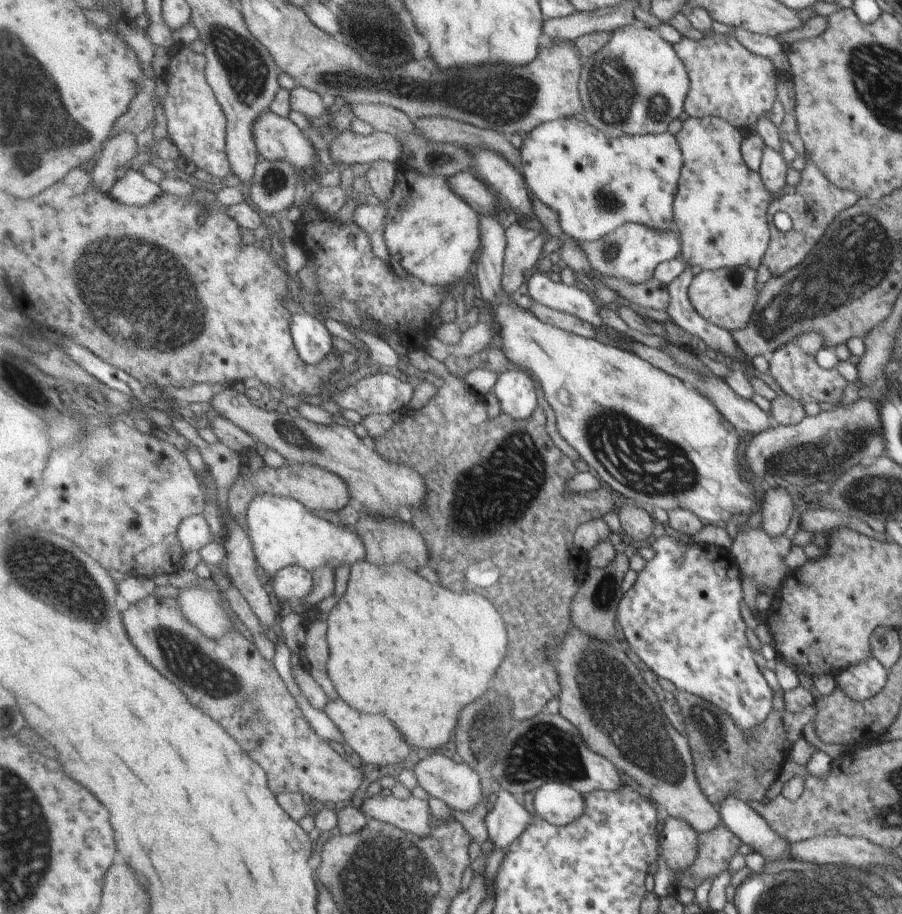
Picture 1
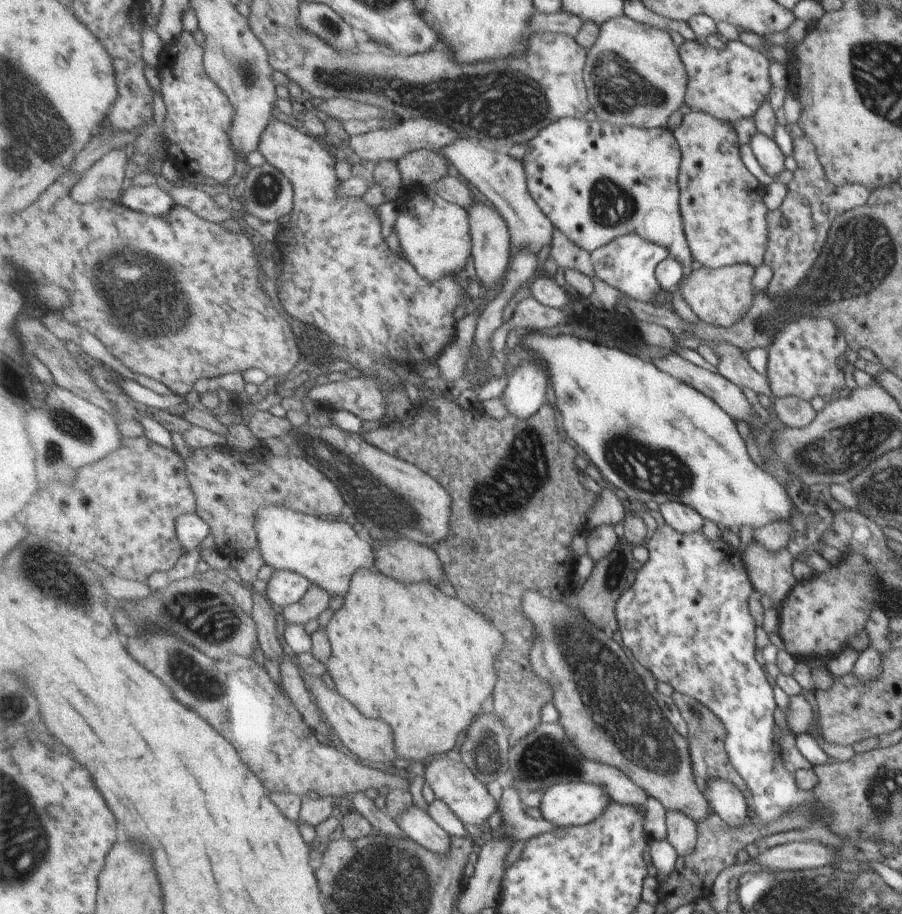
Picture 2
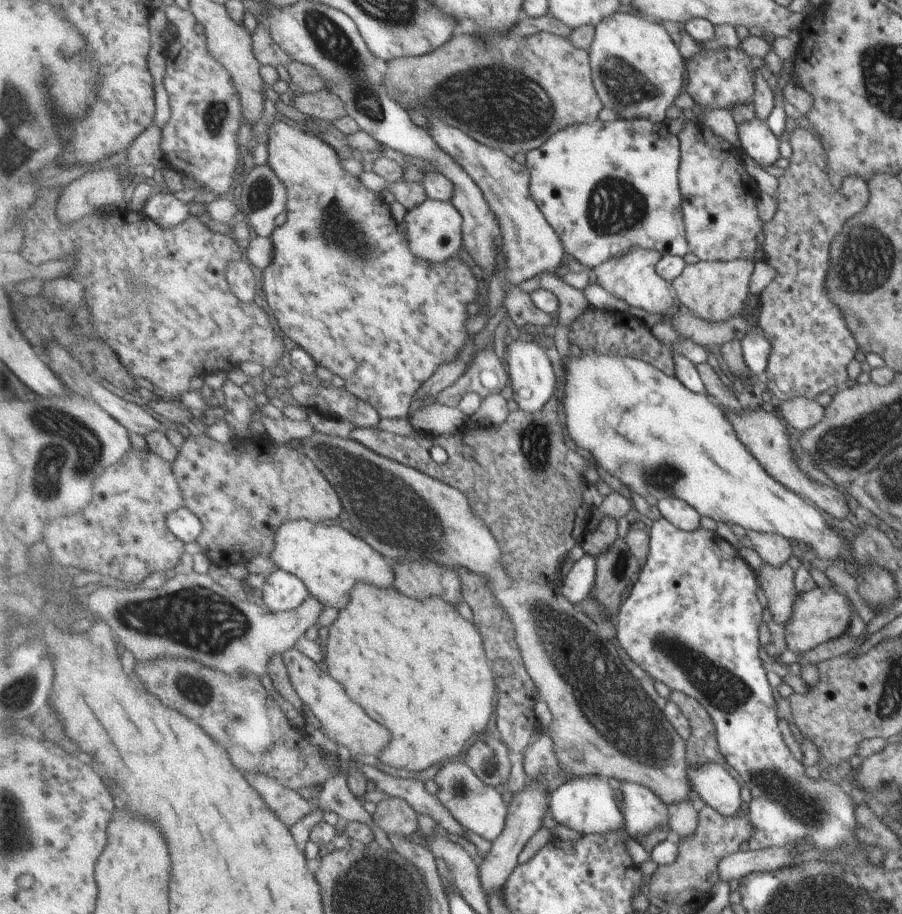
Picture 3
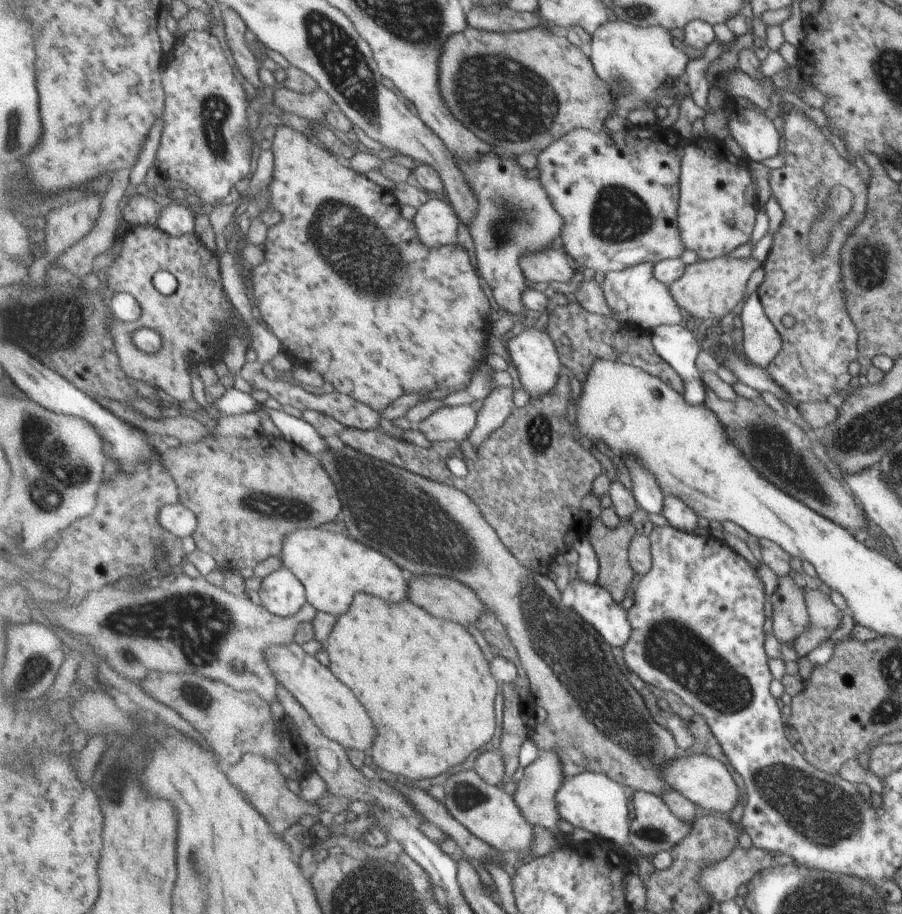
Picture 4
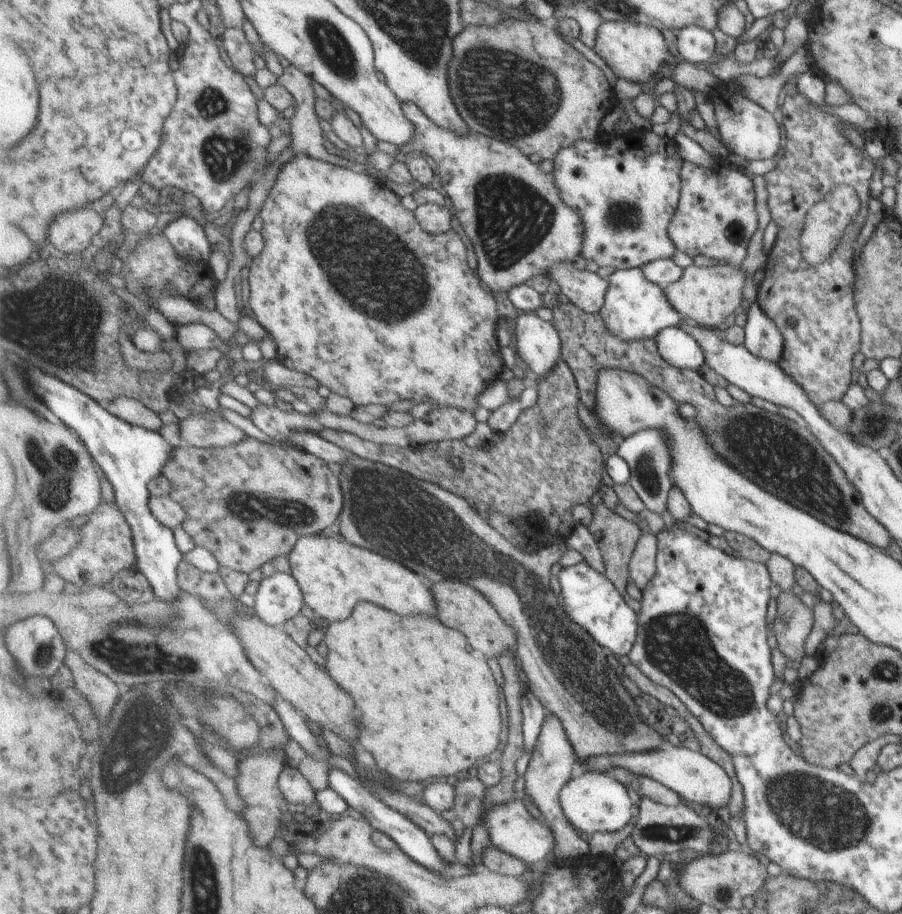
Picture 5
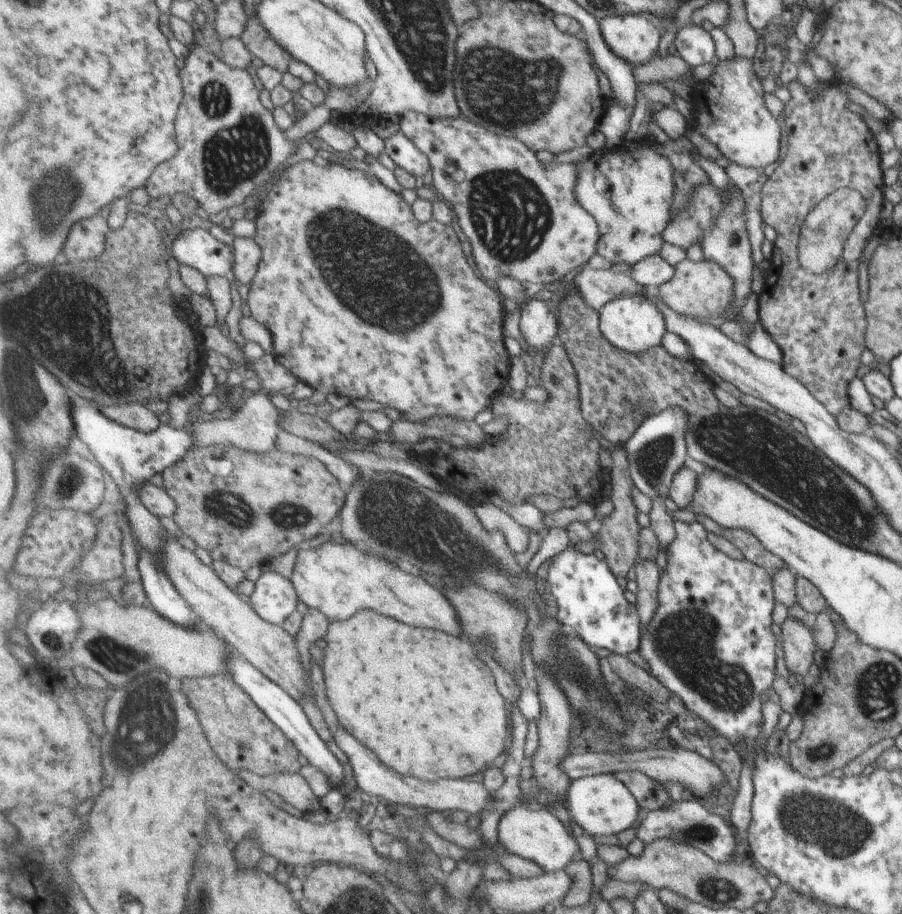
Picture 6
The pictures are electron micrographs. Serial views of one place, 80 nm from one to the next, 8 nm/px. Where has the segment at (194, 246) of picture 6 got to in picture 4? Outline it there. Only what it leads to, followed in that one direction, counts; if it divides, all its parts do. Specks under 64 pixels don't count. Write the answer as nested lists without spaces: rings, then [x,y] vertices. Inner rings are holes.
[[[176,201],[162,203],[158,212],[157,227],[171,236],[181,236],[195,232],[195,217],[192,207],[182,206]]]

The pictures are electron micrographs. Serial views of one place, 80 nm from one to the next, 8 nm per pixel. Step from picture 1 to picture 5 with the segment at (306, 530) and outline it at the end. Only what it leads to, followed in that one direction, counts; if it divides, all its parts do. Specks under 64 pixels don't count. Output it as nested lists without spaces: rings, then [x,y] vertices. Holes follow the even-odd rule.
[[[306,536],[295,543],[287,558],[290,562],[292,575],[300,582],[303,589],[306,604],[316,612],[318,617],[329,624],[349,618],[359,603],[367,601],[389,608],[389,610],[395,610],[399,614],[423,612],[424,615],[438,618],[437,597],[430,591],[428,578],[424,578],[421,574],[412,571],[391,557],[360,547],[351,541],[343,542],[343,540],[329,536]]]

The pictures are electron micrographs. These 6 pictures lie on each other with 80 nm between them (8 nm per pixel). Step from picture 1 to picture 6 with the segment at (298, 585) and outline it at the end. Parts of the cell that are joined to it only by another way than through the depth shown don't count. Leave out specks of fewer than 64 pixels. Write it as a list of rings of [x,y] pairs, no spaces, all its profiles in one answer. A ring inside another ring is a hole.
[[[275,571],[263,573],[247,601],[267,622],[281,625],[299,606],[297,589],[291,579]]]

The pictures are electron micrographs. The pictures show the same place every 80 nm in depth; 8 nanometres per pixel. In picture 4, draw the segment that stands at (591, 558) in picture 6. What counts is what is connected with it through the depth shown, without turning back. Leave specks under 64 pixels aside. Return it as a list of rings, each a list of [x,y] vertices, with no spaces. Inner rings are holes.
[[[573,564],[569,570],[571,577],[566,595],[570,608],[575,608],[609,644],[623,649],[632,633],[628,610],[617,604],[613,595],[599,582],[589,584],[576,578],[577,570]]]

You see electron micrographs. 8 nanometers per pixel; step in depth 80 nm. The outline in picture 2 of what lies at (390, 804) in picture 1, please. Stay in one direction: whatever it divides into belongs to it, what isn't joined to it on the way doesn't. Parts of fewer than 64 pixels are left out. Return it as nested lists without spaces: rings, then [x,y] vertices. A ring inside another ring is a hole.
[[[417,804],[406,808],[407,811],[400,812],[396,824],[407,832],[415,842],[423,844],[425,848],[434,853],[446,853],[450,847],[453,836],[437,824],[427,811],[419,808]]]

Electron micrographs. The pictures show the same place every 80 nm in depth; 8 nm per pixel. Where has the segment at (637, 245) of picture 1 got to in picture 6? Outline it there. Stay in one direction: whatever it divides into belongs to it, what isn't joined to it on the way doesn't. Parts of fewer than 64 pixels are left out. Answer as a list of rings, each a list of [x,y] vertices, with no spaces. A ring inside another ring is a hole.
[[[641,295],[613,299],[603,307],[603,310],[600,310],[600,319],[603,334],[607,336],[610,343],[619,345],[624,351],[636,352],[636,355],[653,350],[655,345],[661,343],[661,338],[667,331],[666,318],[662,310],[658,308],[655,301]]]

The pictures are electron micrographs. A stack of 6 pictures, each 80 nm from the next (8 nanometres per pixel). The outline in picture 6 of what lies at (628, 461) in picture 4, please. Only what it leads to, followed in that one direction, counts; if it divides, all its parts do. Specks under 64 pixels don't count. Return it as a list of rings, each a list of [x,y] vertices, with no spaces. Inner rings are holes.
[[[673,405],[660,410],[645,420],[635,431],[635,434],[623,444],[630,464],[629,478],[634,486],[649,498],[657,498],[657,496],[667,498],[671,481],[685,460],[687,447],[683,434],[688,433],[685,430],[689,426],[691,424],[687,411]]]

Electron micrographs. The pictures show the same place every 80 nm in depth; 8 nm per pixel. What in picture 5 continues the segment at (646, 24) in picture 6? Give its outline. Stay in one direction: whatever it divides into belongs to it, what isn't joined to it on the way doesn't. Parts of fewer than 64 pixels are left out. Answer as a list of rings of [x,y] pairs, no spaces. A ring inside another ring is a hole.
[[[605,21],[599,27],[594,51],[611,69],[616,79],[619,77],[639,82],[641,90],[645,90],[644,84],[655,78],[661,64],[668,64],[672,70],[681,60],[680,56],[674,58],[667,52],[665,40],[659,36],[654,26],[627,21]]]

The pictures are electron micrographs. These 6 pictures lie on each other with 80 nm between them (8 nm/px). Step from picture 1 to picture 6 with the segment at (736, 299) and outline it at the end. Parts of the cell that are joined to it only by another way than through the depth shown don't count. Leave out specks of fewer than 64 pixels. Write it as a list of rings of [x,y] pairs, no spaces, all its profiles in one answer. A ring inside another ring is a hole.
[[[684,259],[673,266],[673,276],[656,289],[657,298],[680,315],[685,315],[704,322],[716,322],[721,320],[721,314],[729,308],[729,300],[732,300],[734,280],[723,267],[714,262],[691,262]]]

